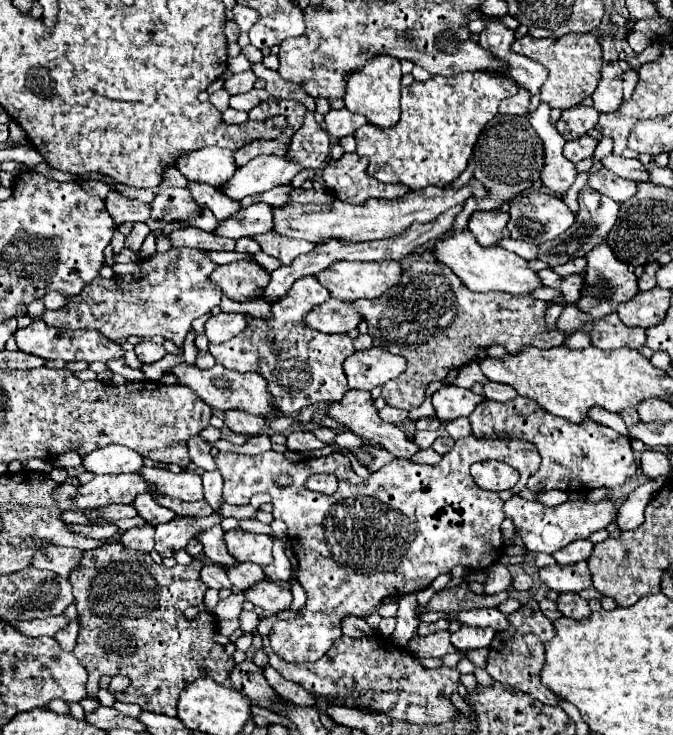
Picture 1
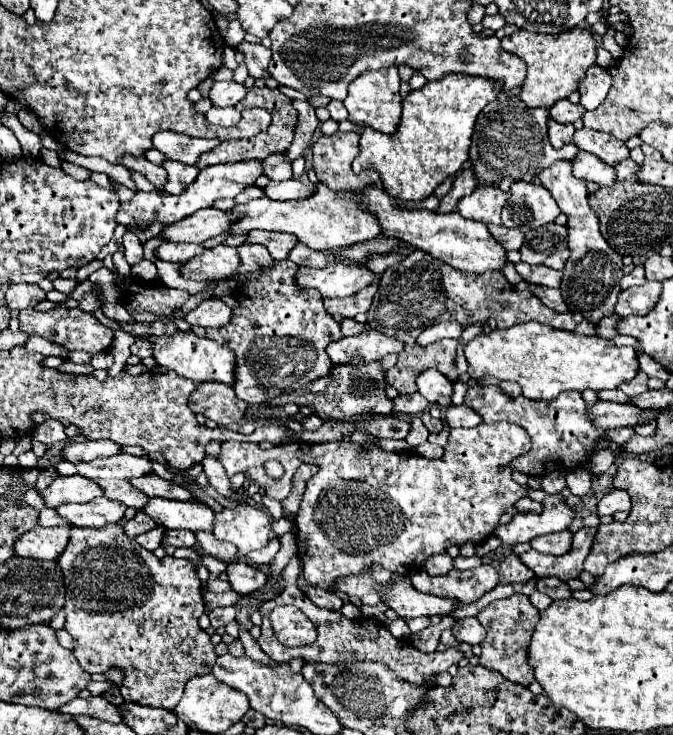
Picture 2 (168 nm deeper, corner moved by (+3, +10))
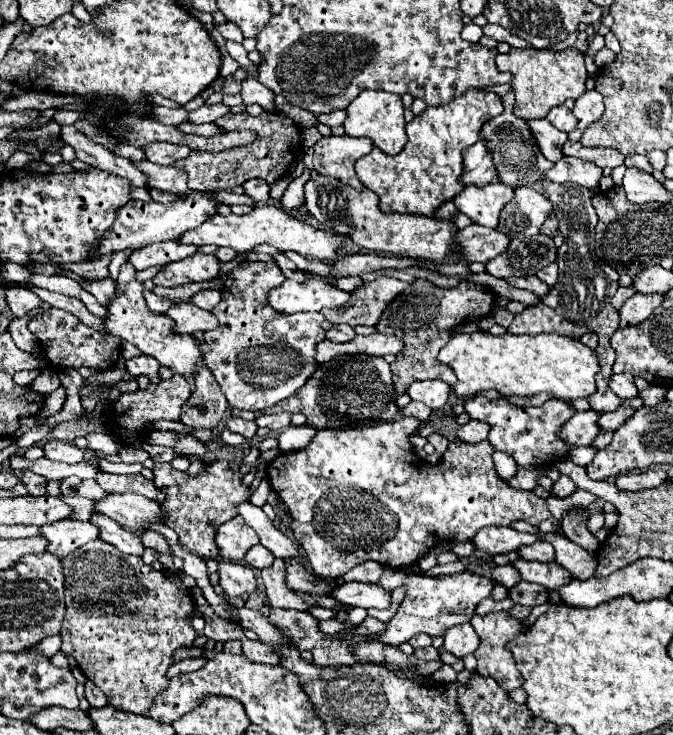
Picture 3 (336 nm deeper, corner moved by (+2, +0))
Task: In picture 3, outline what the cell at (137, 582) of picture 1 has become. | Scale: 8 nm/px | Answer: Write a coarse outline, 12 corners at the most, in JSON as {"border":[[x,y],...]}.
{"border":[[100,538],[64,556],[62,650],[146,716],[194,598]]}

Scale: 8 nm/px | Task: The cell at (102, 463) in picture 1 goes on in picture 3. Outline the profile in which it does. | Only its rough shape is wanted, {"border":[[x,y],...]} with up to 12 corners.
{"border":[[52,440],[46,442],[46,458],[78,464],[84,460],[76,444]]}

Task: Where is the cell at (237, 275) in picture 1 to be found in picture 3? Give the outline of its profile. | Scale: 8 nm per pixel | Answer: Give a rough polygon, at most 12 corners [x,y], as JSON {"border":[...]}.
{"border":[[214,254],[168,264],[154,284],[174,288],[208,282],[220,276],[222,262]]}

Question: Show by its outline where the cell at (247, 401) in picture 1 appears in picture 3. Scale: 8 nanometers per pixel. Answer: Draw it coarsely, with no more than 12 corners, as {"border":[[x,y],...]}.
{"border":[[126,262],[108,306],[110,334],[174,374],[196,376],[200,342],[150,314],[138,270]]}

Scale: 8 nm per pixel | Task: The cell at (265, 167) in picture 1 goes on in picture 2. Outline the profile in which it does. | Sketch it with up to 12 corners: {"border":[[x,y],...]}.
{"border":[[261,162],[215,164],[177,196],[137,190],[117,224],[173,224],[235,198]]}

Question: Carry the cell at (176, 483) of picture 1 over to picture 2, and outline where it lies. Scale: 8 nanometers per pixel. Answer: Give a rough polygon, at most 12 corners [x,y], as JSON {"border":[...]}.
{"border":[[117,454],[75,464],[85,478],[137,478],[147,456]]}

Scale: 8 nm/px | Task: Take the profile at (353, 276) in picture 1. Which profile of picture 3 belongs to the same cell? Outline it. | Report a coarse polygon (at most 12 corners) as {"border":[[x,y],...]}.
{"border":[[314,276],[270,292],[282,314],[342,308],[352,298]]}

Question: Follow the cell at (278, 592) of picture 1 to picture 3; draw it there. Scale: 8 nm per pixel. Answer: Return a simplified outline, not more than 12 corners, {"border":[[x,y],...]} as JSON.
{"border":[[222,560],[220,586],[230,598],[256,592],[250,566]]}

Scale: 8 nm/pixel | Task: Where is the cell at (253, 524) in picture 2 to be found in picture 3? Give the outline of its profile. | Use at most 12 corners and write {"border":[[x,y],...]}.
{"border":[[240,516],[216,532],[220,556],[242,562],[258,534]]}

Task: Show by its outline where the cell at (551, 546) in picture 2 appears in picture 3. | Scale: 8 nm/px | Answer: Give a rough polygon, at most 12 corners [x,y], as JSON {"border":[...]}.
{"border":[[540,540],[518,550],[520,558],[554,562],[552,544]]}

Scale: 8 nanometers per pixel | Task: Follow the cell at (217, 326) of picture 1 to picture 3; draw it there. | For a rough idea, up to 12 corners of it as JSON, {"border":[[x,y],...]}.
{"border":[[192,302],[166,312],[176,322],[176,332],[194,334],[218,328],[212,312]]}

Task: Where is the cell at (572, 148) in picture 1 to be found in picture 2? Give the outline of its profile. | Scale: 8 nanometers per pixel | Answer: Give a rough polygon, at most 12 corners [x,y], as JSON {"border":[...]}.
{"border":[[549,118],[549,142],[563,148],[573,140],[573,124]]}

